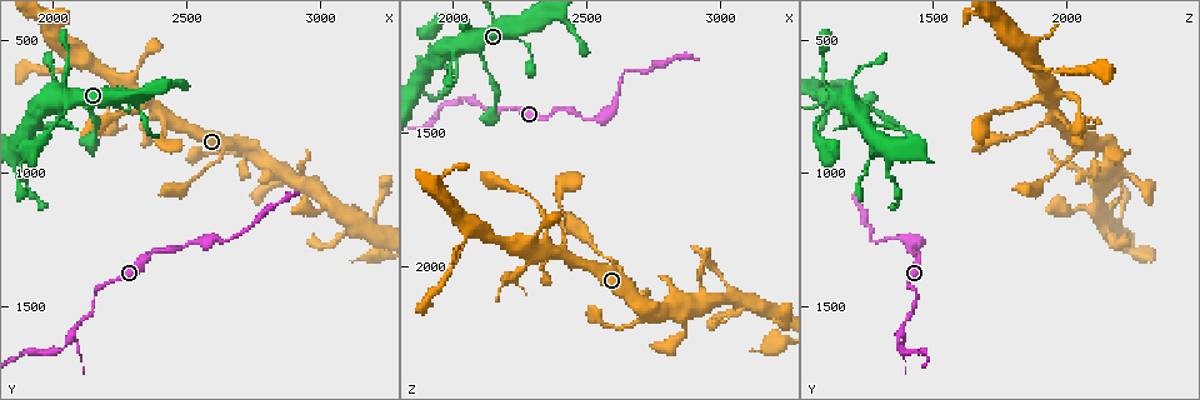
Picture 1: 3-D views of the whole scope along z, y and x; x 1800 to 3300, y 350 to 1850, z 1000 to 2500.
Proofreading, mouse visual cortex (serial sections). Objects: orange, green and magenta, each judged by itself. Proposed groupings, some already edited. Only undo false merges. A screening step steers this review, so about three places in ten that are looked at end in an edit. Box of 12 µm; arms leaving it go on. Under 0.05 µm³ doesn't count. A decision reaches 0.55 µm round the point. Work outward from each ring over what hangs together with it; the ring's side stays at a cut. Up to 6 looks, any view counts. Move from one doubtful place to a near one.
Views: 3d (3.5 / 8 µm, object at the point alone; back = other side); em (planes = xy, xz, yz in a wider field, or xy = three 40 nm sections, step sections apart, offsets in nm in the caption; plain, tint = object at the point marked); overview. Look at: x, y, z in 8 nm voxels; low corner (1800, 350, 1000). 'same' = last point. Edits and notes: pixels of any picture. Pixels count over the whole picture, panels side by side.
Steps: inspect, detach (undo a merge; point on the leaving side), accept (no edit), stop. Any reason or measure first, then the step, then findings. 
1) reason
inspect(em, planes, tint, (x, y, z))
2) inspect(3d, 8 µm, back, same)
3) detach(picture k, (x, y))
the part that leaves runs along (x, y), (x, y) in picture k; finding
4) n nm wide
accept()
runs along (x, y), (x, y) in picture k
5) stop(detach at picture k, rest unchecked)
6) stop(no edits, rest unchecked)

thin neck
inspect(em, xy, step 2, tint, (2280, 760, 1160))

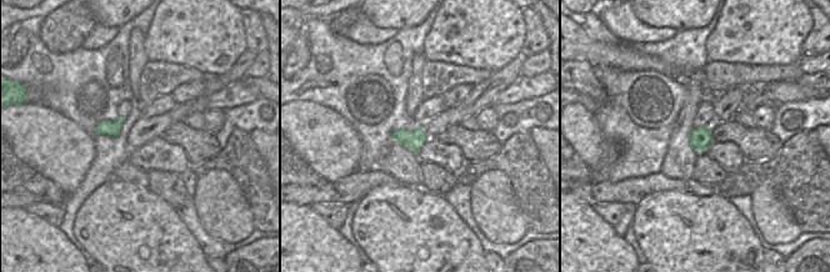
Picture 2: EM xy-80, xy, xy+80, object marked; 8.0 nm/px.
inspect(3d, 3.5 µm, same)

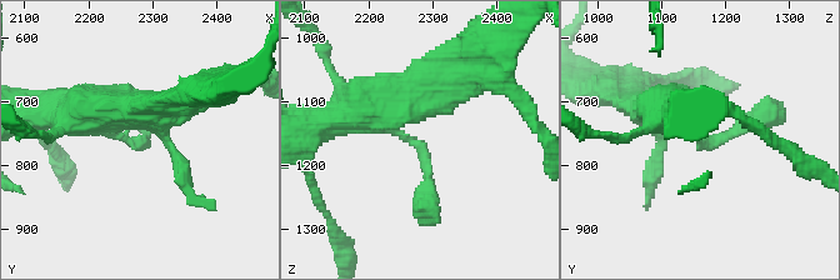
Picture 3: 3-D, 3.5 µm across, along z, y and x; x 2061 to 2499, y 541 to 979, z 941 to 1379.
accept()
runs along (349, 115), (421, 148), (429, 211) in picture 3; continuous, no second cell

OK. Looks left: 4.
inspect(3d, 3.5 µm, (2040, 790, 1180))

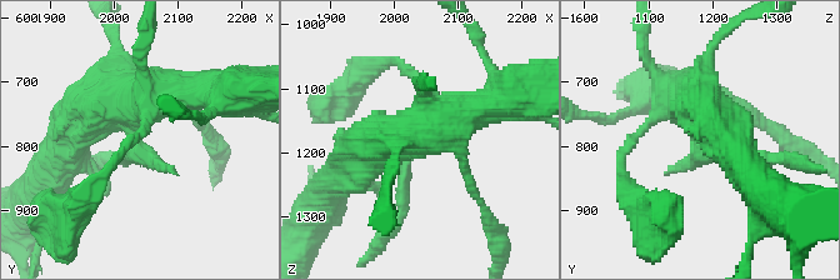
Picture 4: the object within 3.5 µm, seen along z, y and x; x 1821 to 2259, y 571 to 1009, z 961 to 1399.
inspect(em, xy, step 3, plain, same)

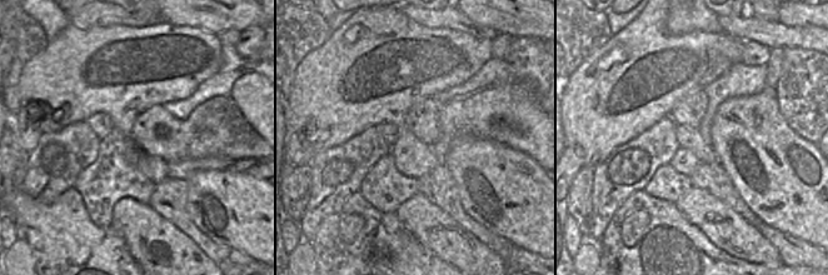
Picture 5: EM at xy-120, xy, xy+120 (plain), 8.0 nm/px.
with the object marked
inspect(em, xy, step 3, tint, same)

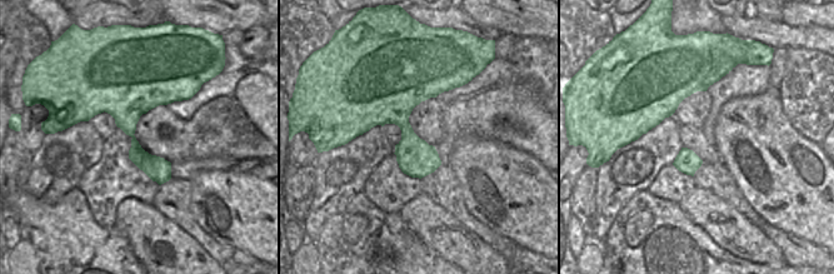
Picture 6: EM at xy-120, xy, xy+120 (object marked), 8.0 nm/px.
detach(picture 4, (403, 183))
two cells meet here

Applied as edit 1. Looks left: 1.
stop(detach at picture 4, rest unchecked)

